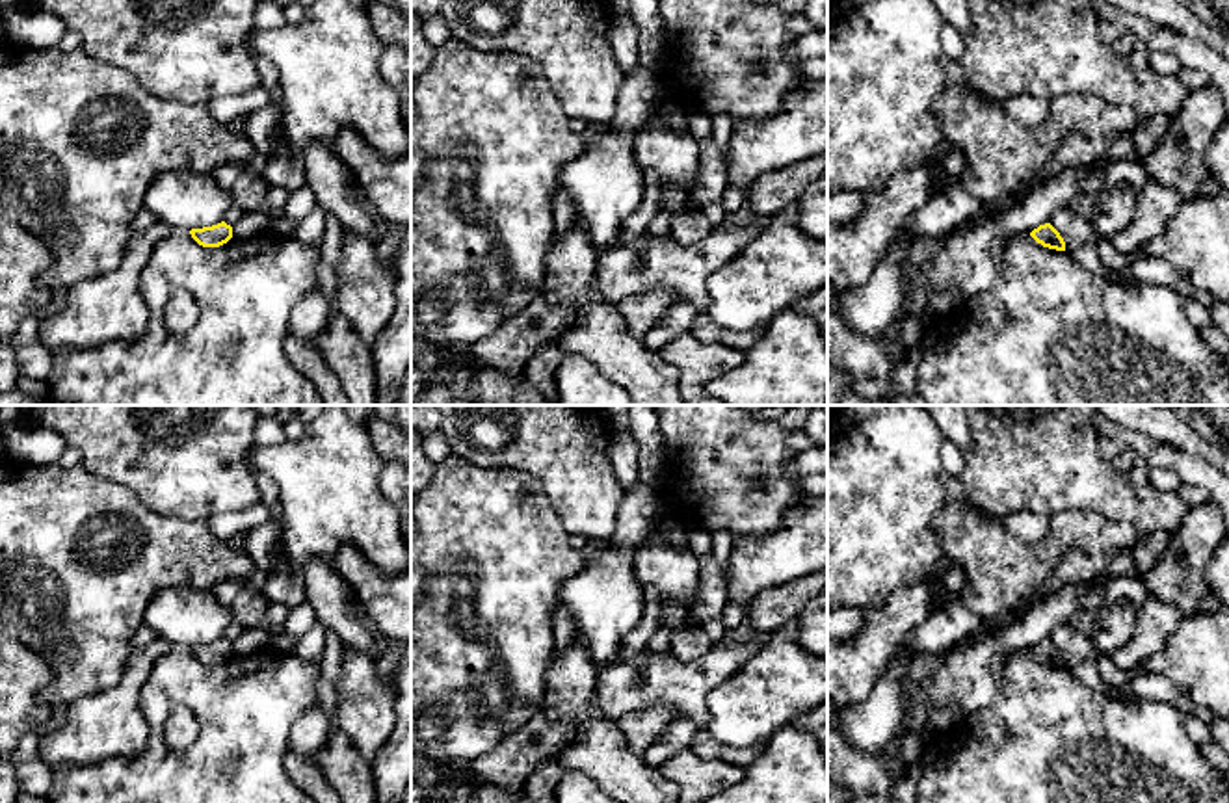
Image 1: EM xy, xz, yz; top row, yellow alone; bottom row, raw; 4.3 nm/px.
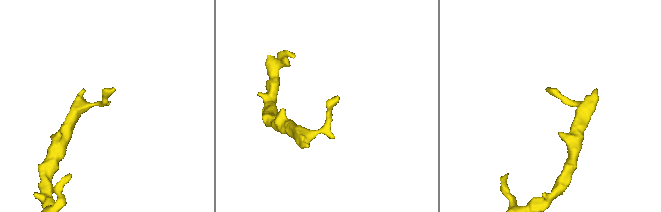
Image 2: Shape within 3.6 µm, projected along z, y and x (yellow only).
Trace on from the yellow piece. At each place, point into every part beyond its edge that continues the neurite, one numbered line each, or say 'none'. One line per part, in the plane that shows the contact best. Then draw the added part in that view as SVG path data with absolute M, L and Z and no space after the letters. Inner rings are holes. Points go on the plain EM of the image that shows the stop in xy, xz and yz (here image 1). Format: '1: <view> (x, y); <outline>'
none

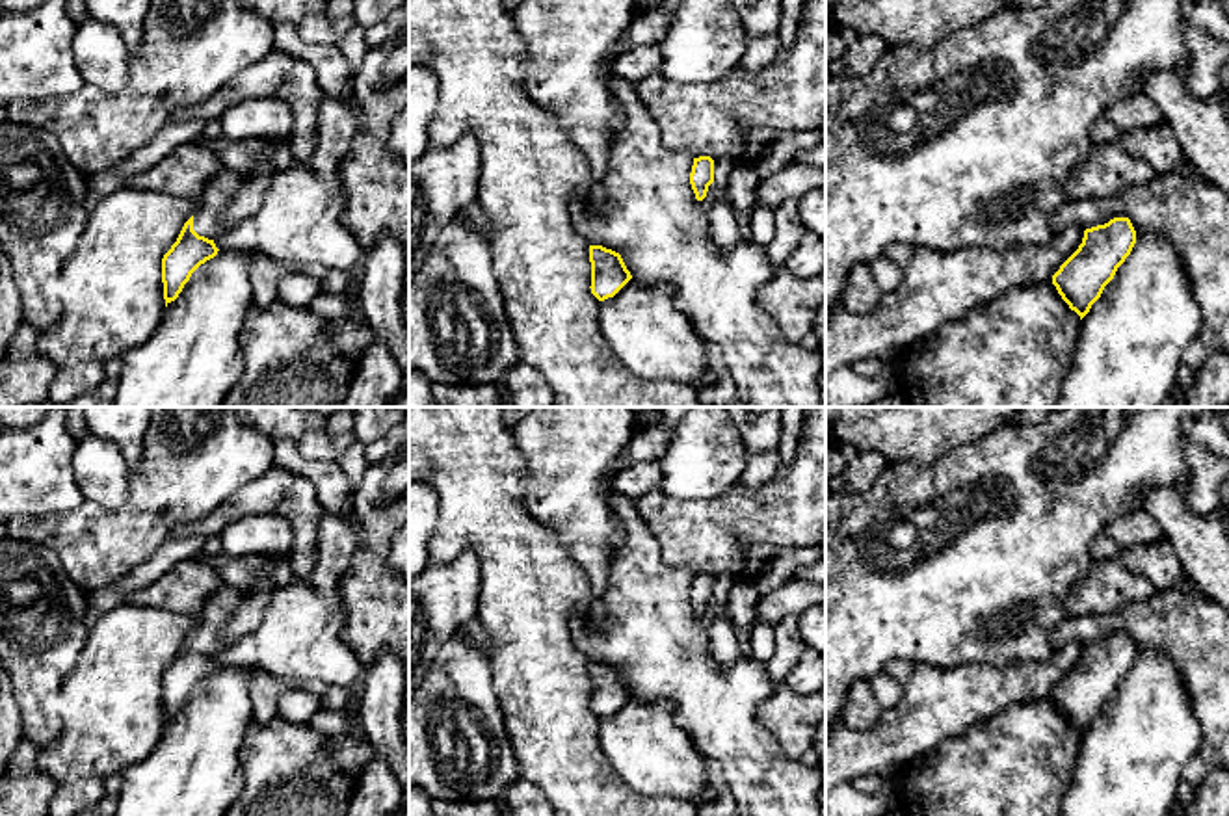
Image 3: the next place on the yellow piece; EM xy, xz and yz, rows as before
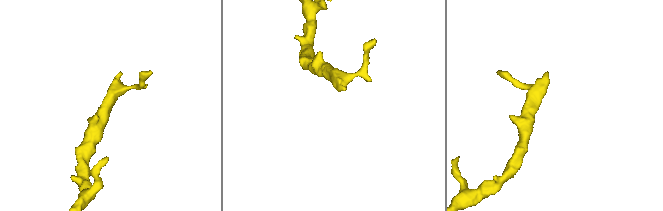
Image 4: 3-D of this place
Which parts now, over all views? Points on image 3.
1: xy (220, 608); M223 586L206 600L193 628L193 647L199 652L216 656L223 649L223 628L234 617L242 595L240 589Z

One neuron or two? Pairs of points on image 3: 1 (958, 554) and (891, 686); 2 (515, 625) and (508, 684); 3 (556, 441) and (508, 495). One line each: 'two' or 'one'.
1: two
2: one
3: two

